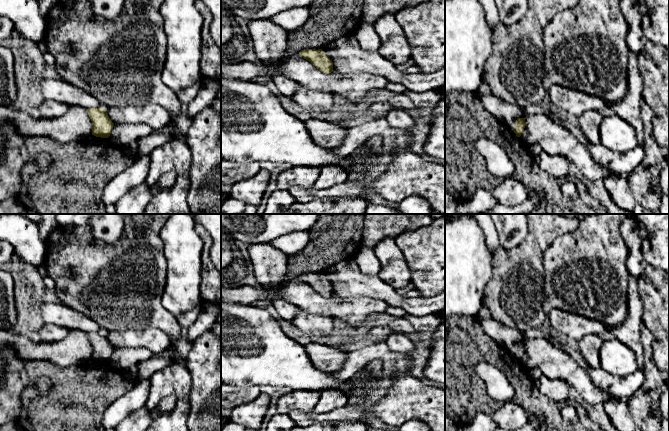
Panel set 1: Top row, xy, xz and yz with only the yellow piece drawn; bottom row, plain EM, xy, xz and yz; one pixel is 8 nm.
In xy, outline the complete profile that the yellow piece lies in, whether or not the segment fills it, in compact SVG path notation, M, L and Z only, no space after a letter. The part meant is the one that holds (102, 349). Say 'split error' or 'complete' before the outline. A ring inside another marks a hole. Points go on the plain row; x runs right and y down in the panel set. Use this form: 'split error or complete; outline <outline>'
complete; outline M88 332L86 334L92 345L92 359L108 362L114 350L108 337L103 332Z

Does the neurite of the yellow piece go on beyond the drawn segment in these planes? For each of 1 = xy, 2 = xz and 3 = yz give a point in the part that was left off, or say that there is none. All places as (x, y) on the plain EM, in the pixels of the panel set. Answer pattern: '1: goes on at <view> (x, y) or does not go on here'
1: does not go on here
2: does not go on here
3: does not go on here

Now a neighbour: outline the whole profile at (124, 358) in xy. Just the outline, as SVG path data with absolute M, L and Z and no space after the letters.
M145 347L114 348L108 363L118 370L126 371L148 360L152 355L153 353Z

